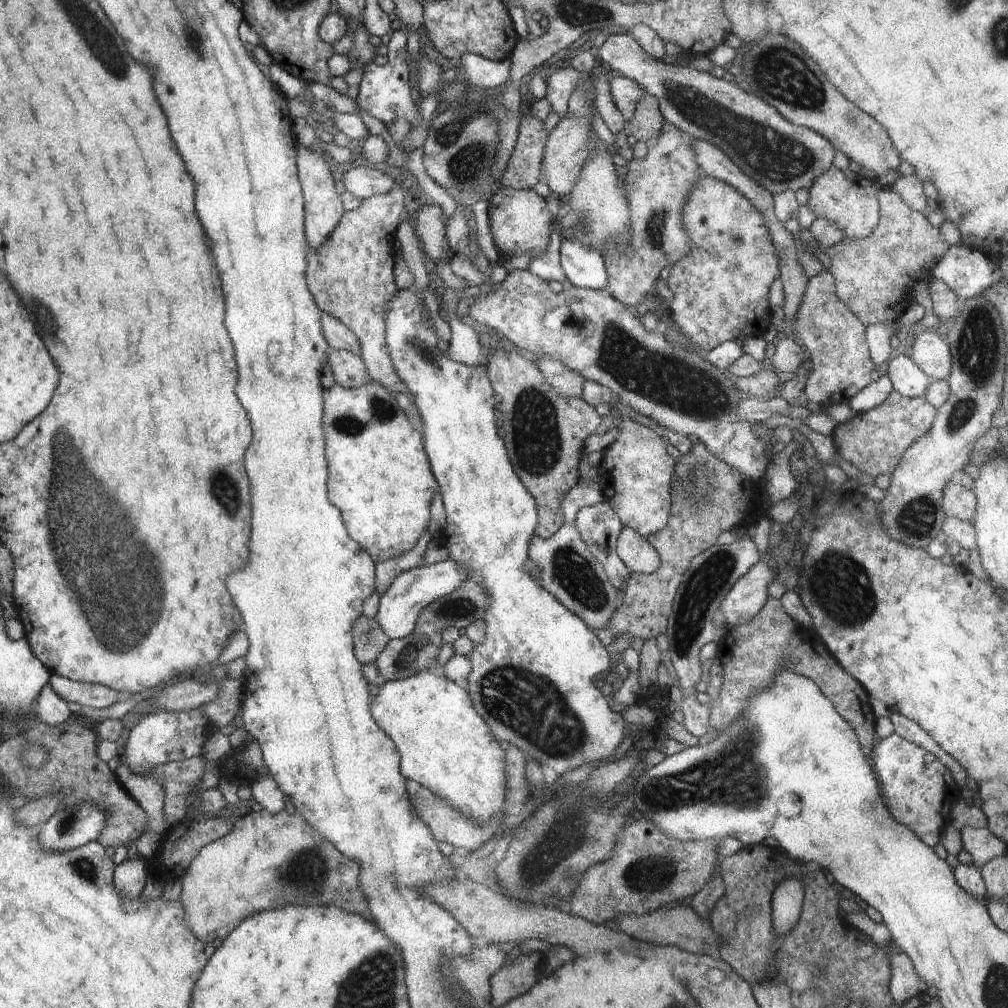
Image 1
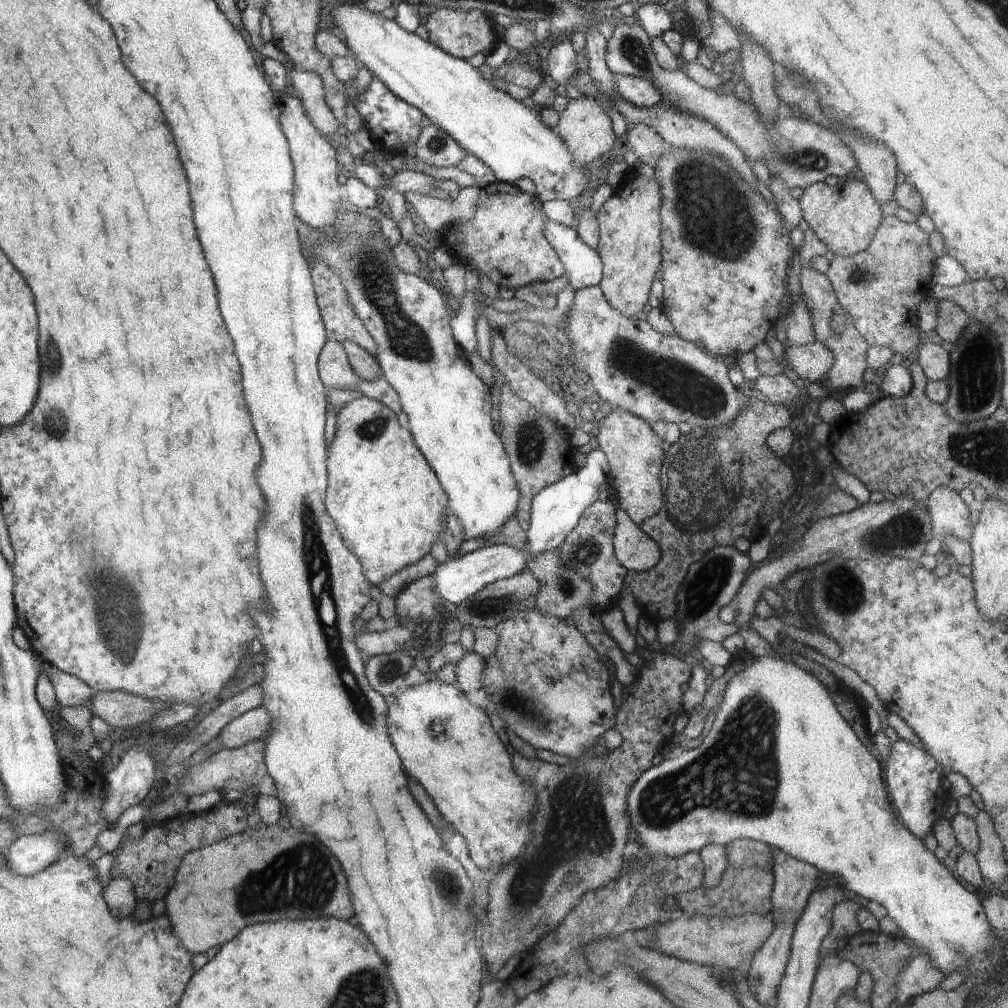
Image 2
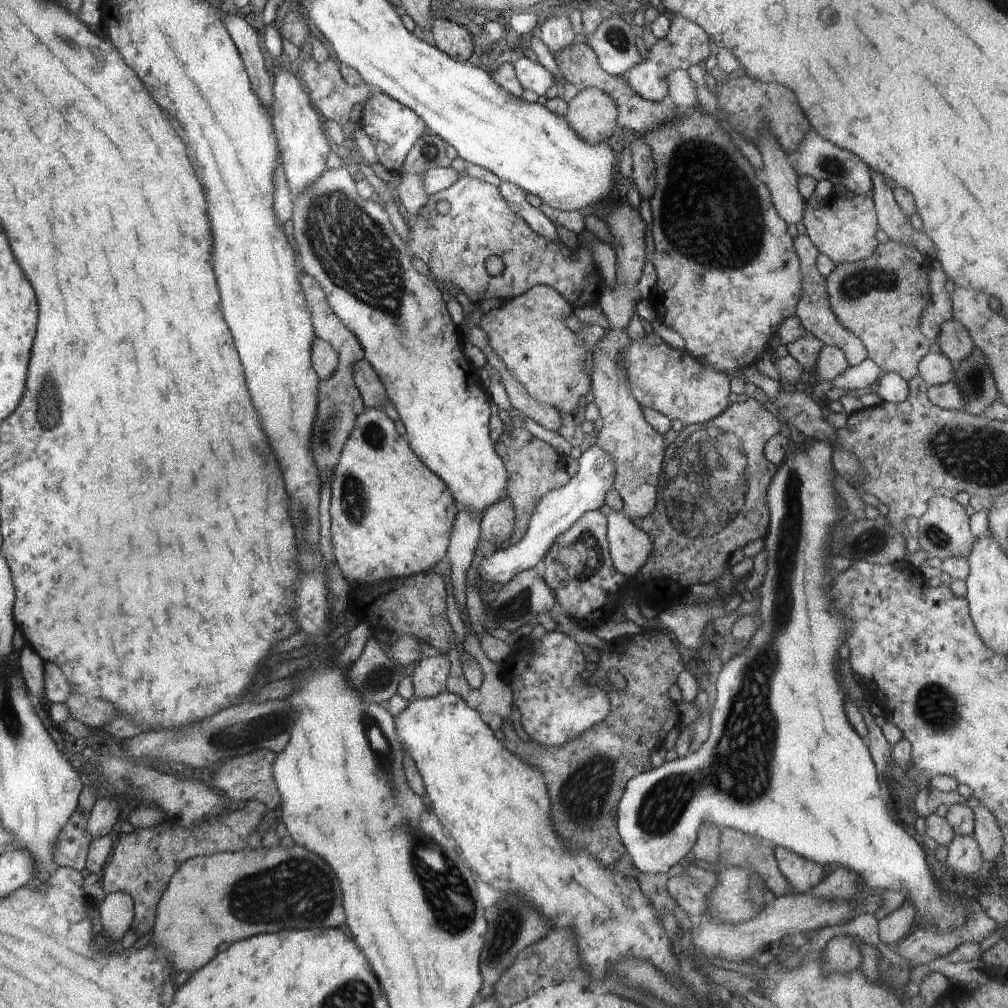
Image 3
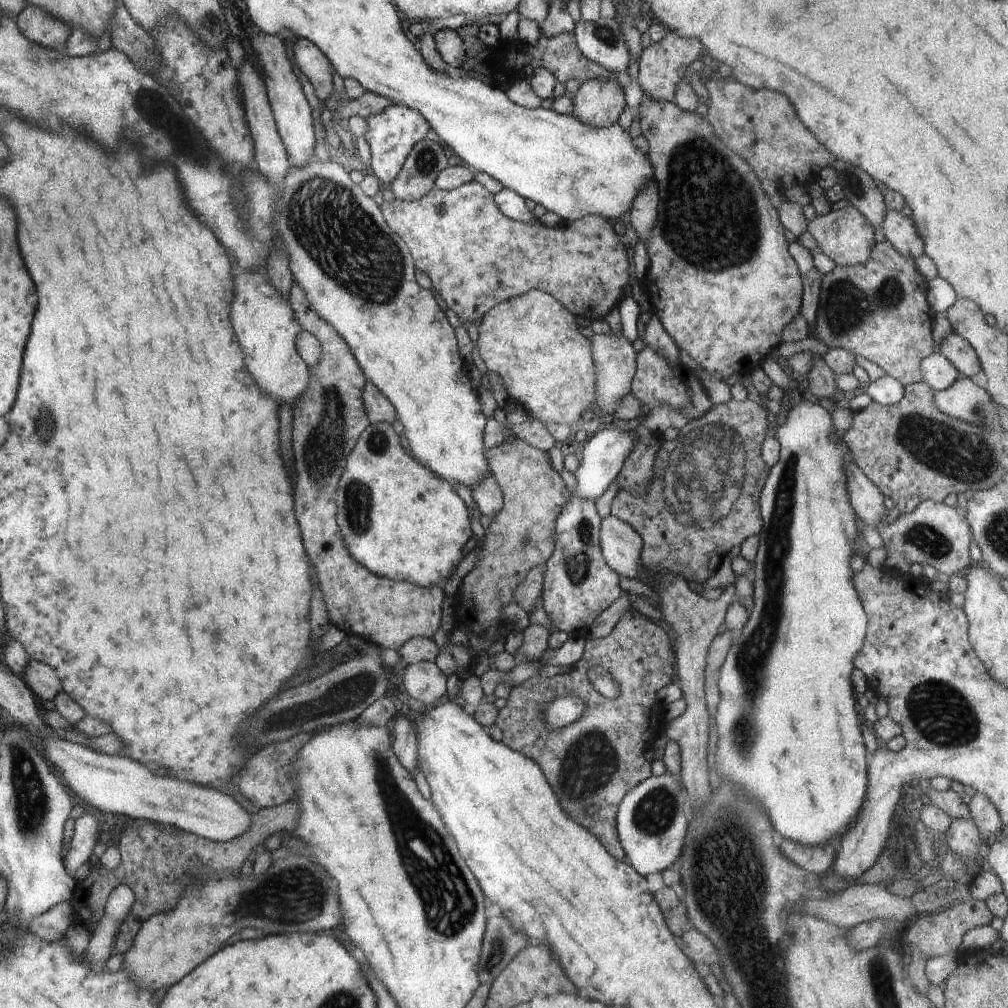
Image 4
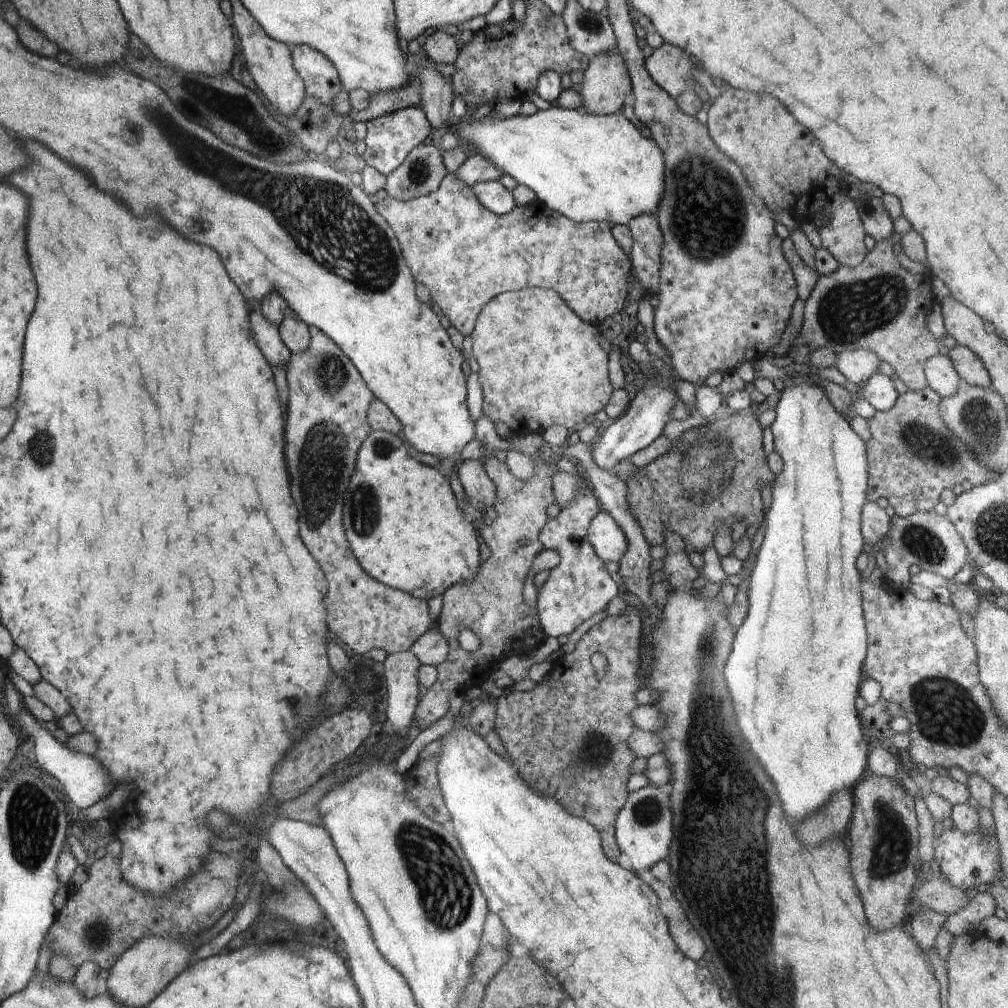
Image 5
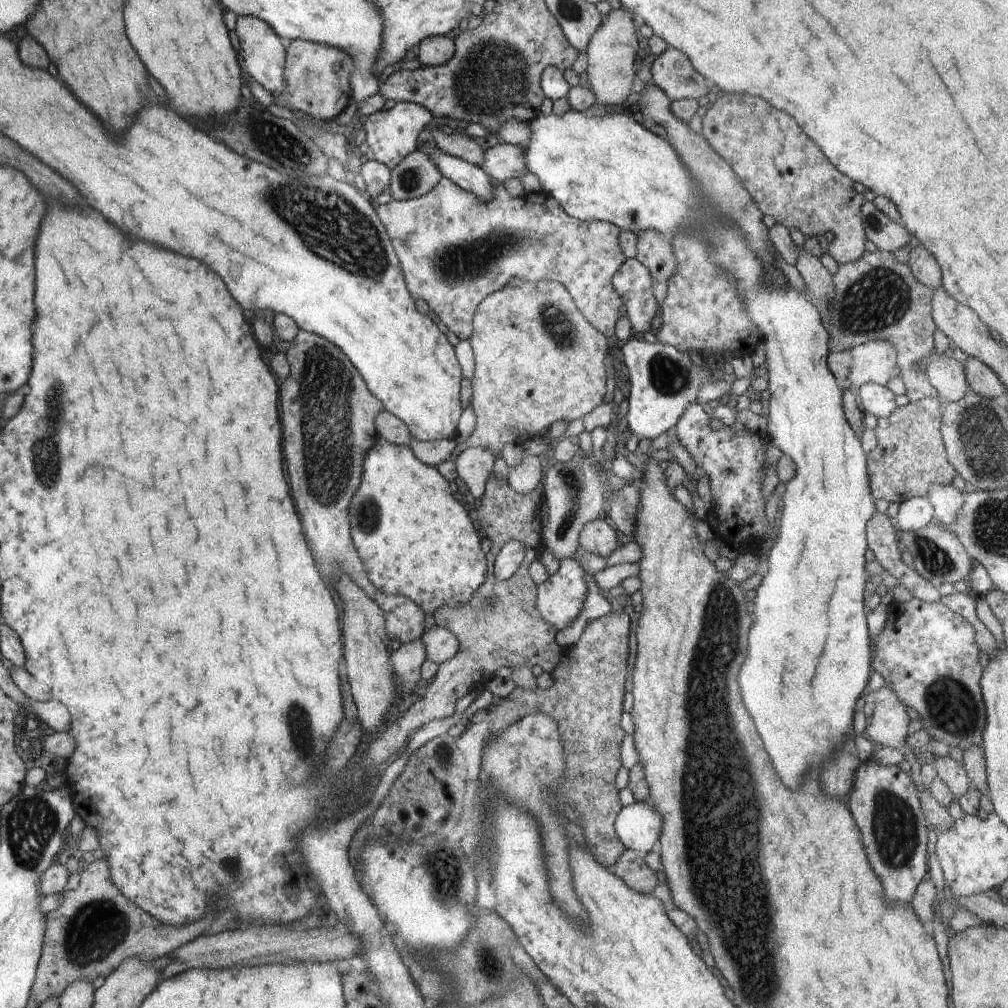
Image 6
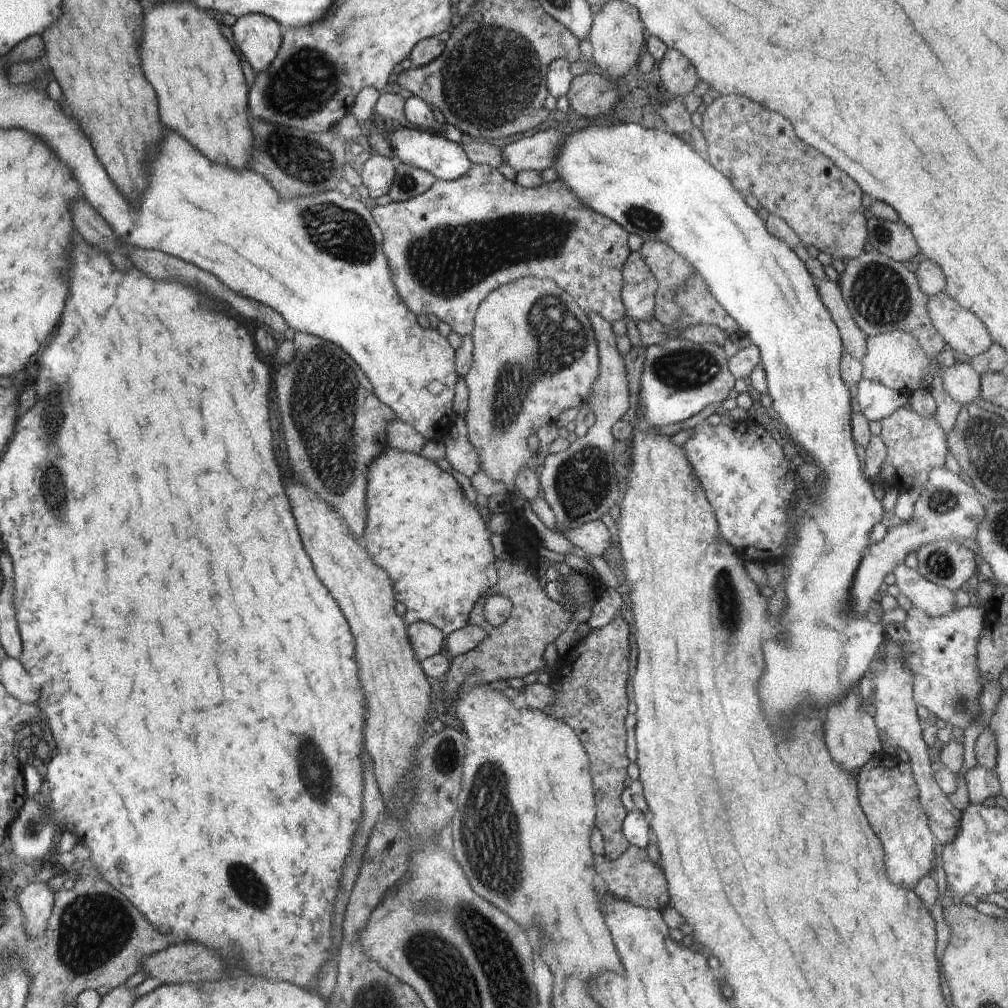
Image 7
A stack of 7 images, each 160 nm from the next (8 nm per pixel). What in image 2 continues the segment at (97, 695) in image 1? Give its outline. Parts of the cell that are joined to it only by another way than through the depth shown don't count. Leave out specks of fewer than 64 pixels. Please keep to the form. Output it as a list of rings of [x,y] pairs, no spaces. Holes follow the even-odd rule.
[[[44,662],[42,668],[52,683],[58,704],[65,707],[82,705],[89,708],[91,698],[96,693],[88,685],[78,677],[62,672],[48,662]]]

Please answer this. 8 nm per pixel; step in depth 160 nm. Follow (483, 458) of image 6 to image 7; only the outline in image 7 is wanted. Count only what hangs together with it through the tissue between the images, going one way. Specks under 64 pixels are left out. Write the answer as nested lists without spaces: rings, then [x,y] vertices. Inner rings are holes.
[[[458,416],[453,420],[453,424],[450,432],[442,437],[442,442],[446,446],[445,458],[454,470],[471,478],[480,468],[478,455],[472,443],[467,439],[465,419]]]

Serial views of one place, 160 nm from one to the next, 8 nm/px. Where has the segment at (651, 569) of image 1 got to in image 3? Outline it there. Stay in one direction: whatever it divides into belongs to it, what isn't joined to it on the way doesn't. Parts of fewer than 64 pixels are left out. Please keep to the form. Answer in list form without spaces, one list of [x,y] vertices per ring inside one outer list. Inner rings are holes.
[[[606,504],[599,511],[607,518],[607,541],[614,568],[634,580],[652,552],[650,537],[622,511],[614,511]]]

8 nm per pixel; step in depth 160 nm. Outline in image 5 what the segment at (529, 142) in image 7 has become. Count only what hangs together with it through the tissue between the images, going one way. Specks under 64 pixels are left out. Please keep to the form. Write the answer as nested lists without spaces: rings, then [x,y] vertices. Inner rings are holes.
[[[470,153],[467,160],[464,160],[460,168],[454,172],[454,178],[458,178],[468,188],[476,182],[498,181],[502,175],[500,168],[494,168],[490,160],[478,153]]]

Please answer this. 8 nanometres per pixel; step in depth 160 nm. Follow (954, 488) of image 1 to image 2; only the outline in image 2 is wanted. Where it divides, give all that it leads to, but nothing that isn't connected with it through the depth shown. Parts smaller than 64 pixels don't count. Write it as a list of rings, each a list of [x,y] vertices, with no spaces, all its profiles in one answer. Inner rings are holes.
[[[944,487],[930,494],[927,508],[931,518],[931,538],[955,536],[969,541],[973,526],[968,518],[968,505],[956,491]]]

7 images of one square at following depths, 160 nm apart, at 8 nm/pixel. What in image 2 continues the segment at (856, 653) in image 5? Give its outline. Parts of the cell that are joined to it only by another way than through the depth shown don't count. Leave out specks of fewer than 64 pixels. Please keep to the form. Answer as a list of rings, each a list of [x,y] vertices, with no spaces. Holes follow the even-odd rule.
[[[764,655],[759,656],[755,658],[751,663],[748,663],[748,667],[742,669],[741,671],[738,671],[729,681],[727,684],[727,687],[724,689],[723,692],[723,699],[720,703],[720,707],[718,710],[718,713],[716,714],[716,718],[711,722],[710,731],[708,732],[708,735],[703,739],[702,744],[700,746],[697,746],[695,749],[691,749],[688,751],[678,751],[675,755],[672,755],[669,757],[669,759],[664,759],[658,766],[652,766],[647,771],[644,771],[640,778],[637,778],[637,780],[633,783],[632,788],[630,789],[630,792],[627,796],[627,815],[629,818],[629,828],[631,827],[634,832],[636,832],[636,839],[635,841],[630,844],[631,850],[639,849],[640,847],[645,851],[645,854],[650,859],[656,859],[657,857],[662,857],[665,855],[666,857],[670,858],[678,858],[682,855],[687,855],[691,852],[699,852],[699,850],[710,843],[716,843],[719,845],[727,845],[730,841],[733,841],[734,839],[750,839],[753,841],[760,841],[764,844],[770,845],[771,847],[779,848],[780,850],[783,850],[786,854],[789,854],[790,856],[793,856],[795,859],[807,862],[808,864],[811,864],[812,866],[815,866],[818,870],[820,870],[823,874],[823,876],[827,876],[828,874],[838,874],[838,876],[842,876],[844,878],[845,886],[849,890],[852,890],[852,892],[855,892],[856,894],[859,894],[860,896],[868,898],[868,900],[874,900],[874,902],[878,902],[878,904],[882,904],[882,906],[886,907],[886,910],[888,911],[887,914],[892,917],[892,920],[896,922],[898,925],[898,928],[900,928],[900,937],[903,940],[906,940],[910,944],[914,944],[916,948],[922,950],[922,953],[928,955],[932,959],[932,964],[935,967],[938,967],[945,976],[948,976],[952,974],[953,972],[956,972],[956,970],[960,970],[961,968],[968,968],[967,970],[967,978],[971,973],[977,973],[982,972],[982,970],[988,970],[991,974],[998,973],[1001,971],[1001,969],[1005,969],[1003,966],[1003,960],[999,959],[999,962],[997,962],[997,958],[994,959],[985,959],[986,953],[990,950],[990,946],[992,944],[996,944],[998,941],[1000,941],[997,938],[997,935],[993,933],[993,930],[991,928],[991,924],[988,922],[984,907],[982,906],[981,900],[978,899],[978,896],[975,893],[969,892],[966,888],[962,887],[960,883],[957,881],[957,878],[951,874],[948,869],[944,866],[944,864],[941,864],[938,859],[934,856],[934,853],[931,853],[924,845],[924,840],[916,838],[915,835],[911,833],[905,826],[905,824],[899,819],[899,817],[896,817],[894,815],[894,809],[890,805],[891,800],[888,798],[887,789],[885,787],[885,780],[882,778],[882,768],[880,768],[880,759],[876,755],[875,752],[871,751],[868,752],[866,750],[867,746],[864,746],[862,742],[860,742],[860,739],[856,736],[856,733],[854,730],[852,730],[851,726],[848,726],[848,722],[838,714],[838,710],[836,710],[836,706],[834,706],[834,702],[832,702],[832,698],[830,698],[830,694],[826,692],[826,688],[810,674],[810,672],[806,672],[806,670],[802,670],[800,666],[796,666],[796,663],[792,660],[786,659],[786,657],[775,657],[774,655]]]

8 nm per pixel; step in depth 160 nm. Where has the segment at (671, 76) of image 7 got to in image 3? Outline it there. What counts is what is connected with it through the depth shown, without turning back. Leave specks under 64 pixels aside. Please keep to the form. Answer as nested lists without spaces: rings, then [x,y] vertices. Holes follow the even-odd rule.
[[[670,14],[670,18],[668,36],[665,39],[657,40],[649,49],[648,56],[626,70],[623,76],[636,94],[650,102],[660,103],[664,96],[669,93],[669,86],[667,85],[669,71],[674,69],[684,69],[686,71],[693,64],[705,62],[710,56],[710,40],[698,24],[685,19],[682,15]]]

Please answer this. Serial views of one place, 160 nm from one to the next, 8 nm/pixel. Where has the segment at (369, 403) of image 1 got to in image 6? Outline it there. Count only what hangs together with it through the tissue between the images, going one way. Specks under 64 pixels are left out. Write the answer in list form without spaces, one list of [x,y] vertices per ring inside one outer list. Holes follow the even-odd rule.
[[[380,437],[375,442],[375,445],[365,454],[361,483],[351,500],[349,508],[350,534],[353,538],[356,552],[365,566],[370,582],[387,595],[402,595],[409,598],[421,607],[425,616],[434,616],[439,610],[454,609],[455,607],[465,605],[470,600],[472,594],[476,592],[476,589],[486,582],[487,554],[480,547],[481,538],[472,520],[468,517],[469,512],[464,509],[464,503],[457,500],[454,491],[453,484],[442,477],[437,467],[428,466],[420,462],[408,445],[395,445]]]

